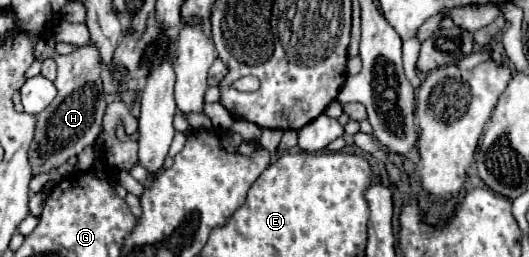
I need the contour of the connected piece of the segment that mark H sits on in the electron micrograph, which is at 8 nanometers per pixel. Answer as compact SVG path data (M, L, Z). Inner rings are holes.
M40 38L33 53L39 61L52 58L58 63L58 77L54 79L54 87L58 89L58 93L54 101L36 115L34 141L28 151L32 175L40 175L58 169L70 157L80 155L84 147L94 145L96 137L102 131L106 101L104 101L104 91L100 81L100 51L94 45L78 47L70 55L56 55L54 40Z

